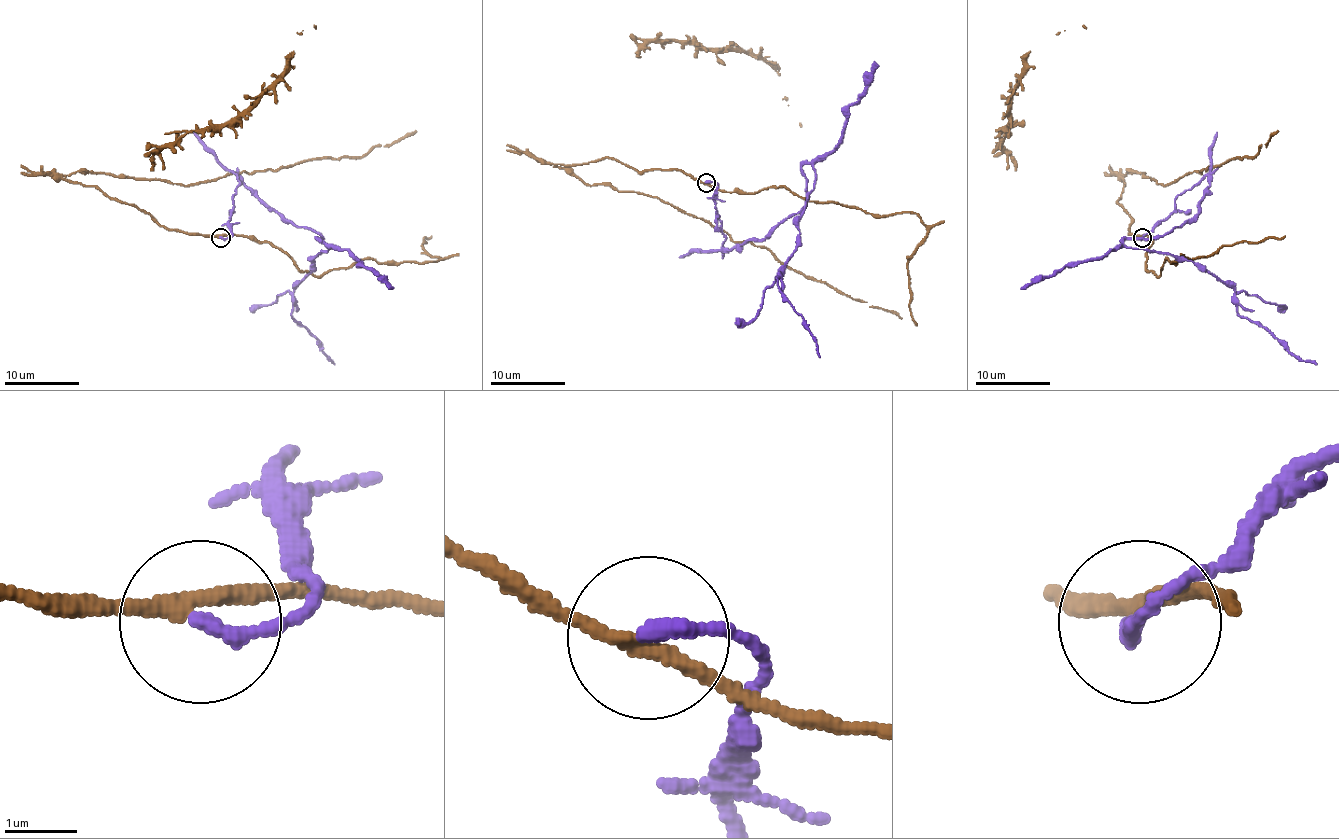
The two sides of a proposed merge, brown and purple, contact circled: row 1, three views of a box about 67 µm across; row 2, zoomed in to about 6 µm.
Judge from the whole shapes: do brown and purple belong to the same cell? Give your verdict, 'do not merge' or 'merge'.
do not merge

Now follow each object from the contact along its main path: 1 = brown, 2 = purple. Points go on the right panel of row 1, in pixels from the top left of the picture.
1: (1142, 236), (1129, 232), (1131, 217), (1116, 202), (1127, 171), (1167, 186), (1228, 160), (1252, 158), (1277, 130)
2: (1142, 238), (1206, 176), (1200, 210), (1127, 247), (1198, 262), (1234, 290), (1239, 314), (1316, 365)

